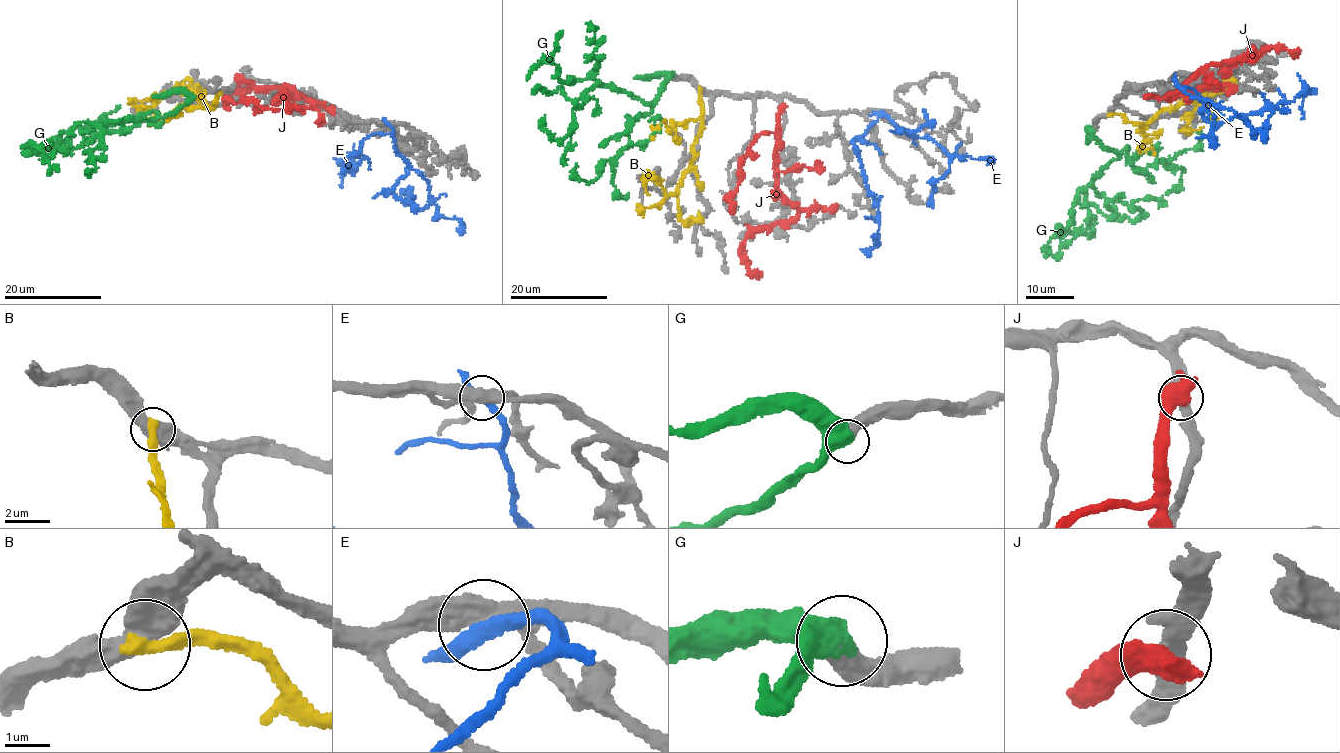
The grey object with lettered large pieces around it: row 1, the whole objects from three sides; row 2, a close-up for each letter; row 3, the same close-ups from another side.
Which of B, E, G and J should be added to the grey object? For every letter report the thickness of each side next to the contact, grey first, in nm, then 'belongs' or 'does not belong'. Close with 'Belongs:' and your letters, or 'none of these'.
B: calibres 550 and 380 nm; does not belong
E: calibres 400 and 300 nm; does not belong
G: calibres 380 and 480 nm; belongs
J: calibres 360 and 550 nm; does not belong
Belongs: G

